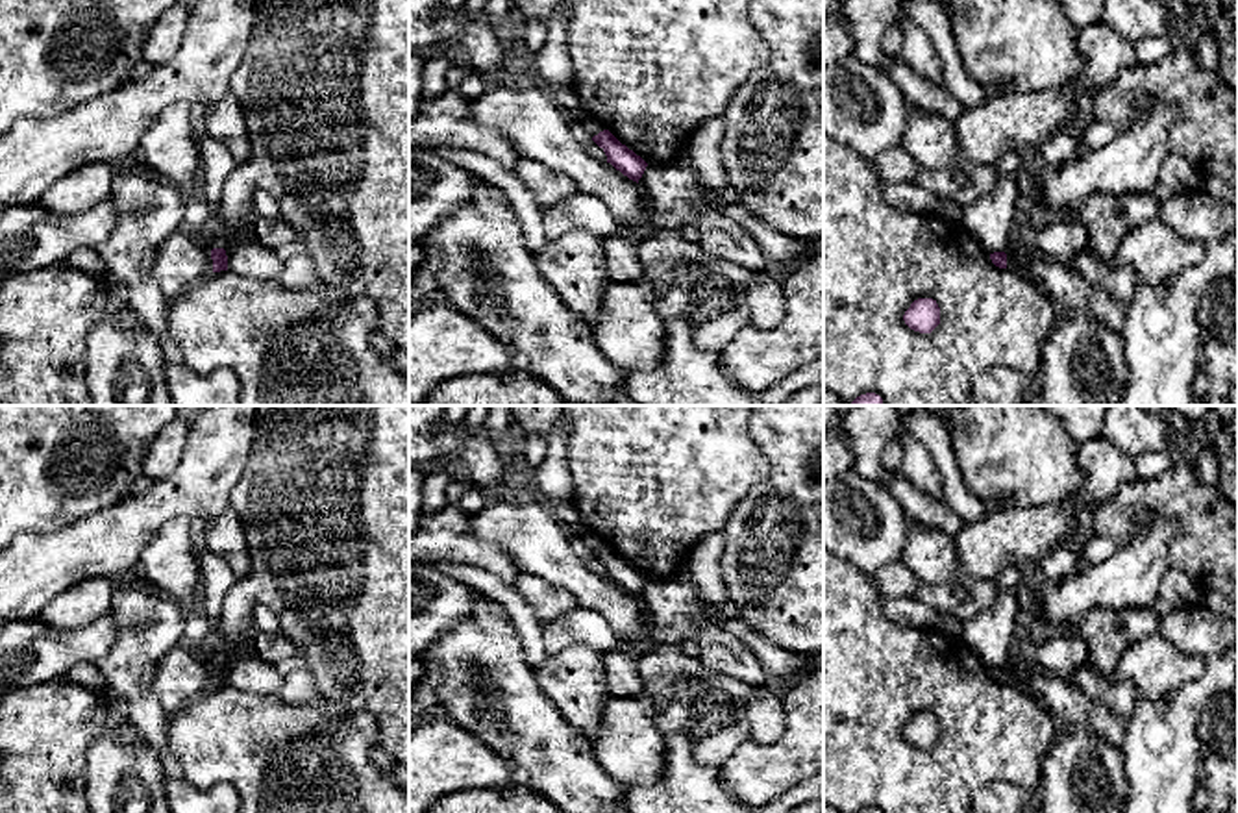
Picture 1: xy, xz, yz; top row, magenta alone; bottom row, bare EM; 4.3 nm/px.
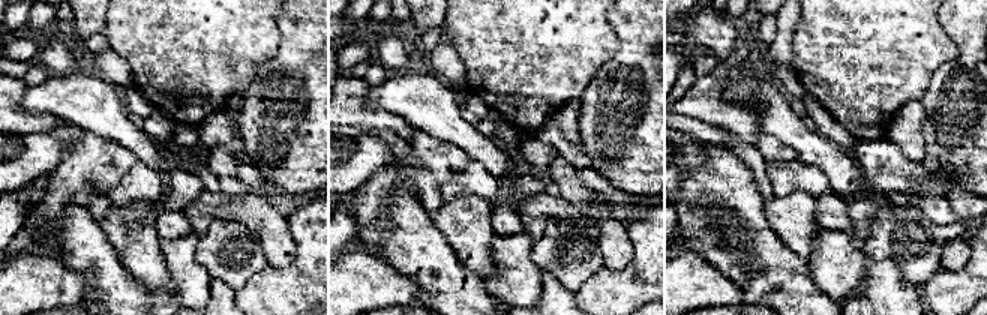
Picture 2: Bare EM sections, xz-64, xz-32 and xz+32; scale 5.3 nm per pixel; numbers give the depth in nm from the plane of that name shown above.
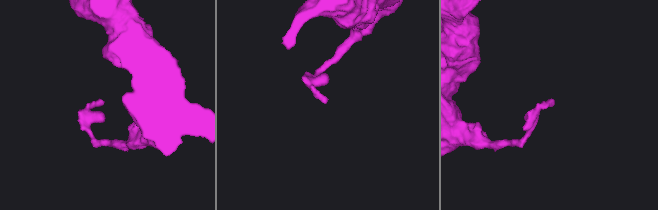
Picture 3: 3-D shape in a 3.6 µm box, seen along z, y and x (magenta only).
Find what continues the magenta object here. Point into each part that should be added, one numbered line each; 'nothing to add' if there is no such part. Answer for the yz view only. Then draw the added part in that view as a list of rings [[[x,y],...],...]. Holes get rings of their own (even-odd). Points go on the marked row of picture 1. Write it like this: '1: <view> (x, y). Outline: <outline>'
nothing to add

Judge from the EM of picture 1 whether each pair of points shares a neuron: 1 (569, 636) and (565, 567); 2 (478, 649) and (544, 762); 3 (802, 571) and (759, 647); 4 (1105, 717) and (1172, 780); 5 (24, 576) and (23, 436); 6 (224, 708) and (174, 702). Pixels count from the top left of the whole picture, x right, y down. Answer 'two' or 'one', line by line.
1: two
2: one
3: two
4: two
5: two
6: two

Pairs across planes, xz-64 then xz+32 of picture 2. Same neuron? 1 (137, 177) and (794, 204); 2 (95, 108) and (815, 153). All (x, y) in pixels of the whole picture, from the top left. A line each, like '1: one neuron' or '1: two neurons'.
1: two neurons
2: one neuron

